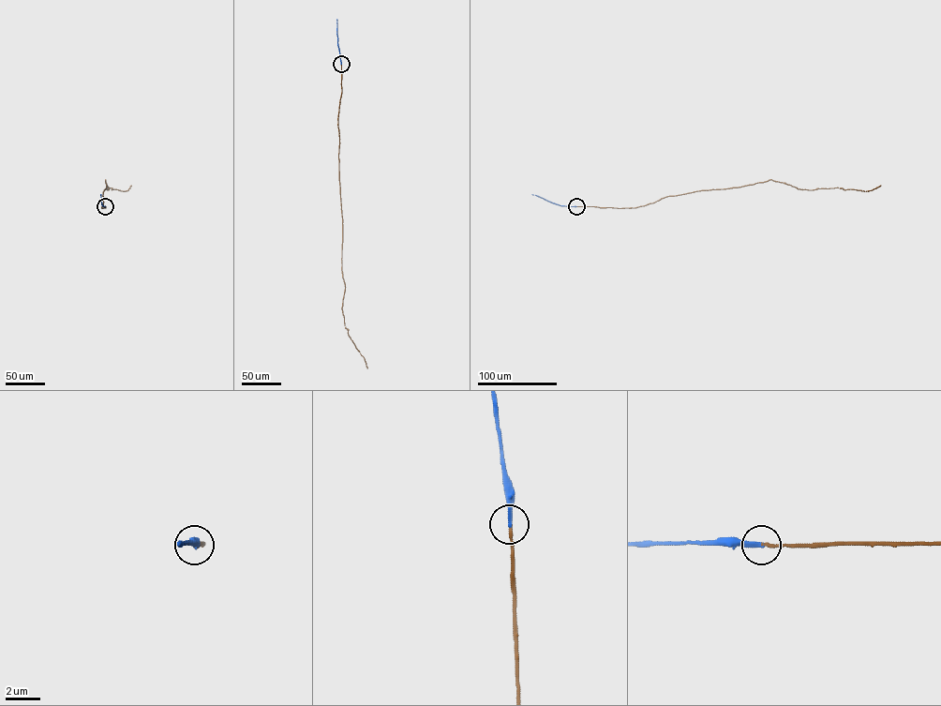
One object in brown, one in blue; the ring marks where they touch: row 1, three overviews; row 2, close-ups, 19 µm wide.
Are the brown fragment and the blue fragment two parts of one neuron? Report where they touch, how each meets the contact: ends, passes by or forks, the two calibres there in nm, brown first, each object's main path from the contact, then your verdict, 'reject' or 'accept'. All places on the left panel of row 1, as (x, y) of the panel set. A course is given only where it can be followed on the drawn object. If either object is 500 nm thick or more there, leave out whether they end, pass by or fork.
place (105, 206); brown ends; blue ends; calibres 150 and 240 nm; course brown (105, 206), (101, 208), (105, 179), (107, 189), (126, 190), (131, 186); course blue (105, 206), (101, 204), (100, 194); accept

